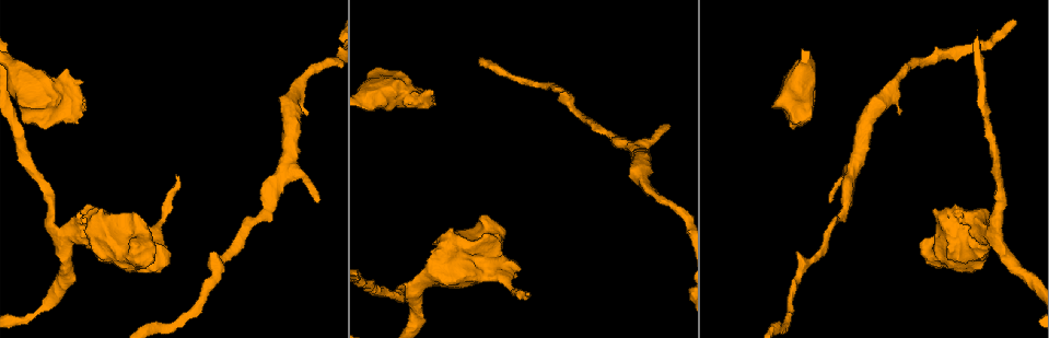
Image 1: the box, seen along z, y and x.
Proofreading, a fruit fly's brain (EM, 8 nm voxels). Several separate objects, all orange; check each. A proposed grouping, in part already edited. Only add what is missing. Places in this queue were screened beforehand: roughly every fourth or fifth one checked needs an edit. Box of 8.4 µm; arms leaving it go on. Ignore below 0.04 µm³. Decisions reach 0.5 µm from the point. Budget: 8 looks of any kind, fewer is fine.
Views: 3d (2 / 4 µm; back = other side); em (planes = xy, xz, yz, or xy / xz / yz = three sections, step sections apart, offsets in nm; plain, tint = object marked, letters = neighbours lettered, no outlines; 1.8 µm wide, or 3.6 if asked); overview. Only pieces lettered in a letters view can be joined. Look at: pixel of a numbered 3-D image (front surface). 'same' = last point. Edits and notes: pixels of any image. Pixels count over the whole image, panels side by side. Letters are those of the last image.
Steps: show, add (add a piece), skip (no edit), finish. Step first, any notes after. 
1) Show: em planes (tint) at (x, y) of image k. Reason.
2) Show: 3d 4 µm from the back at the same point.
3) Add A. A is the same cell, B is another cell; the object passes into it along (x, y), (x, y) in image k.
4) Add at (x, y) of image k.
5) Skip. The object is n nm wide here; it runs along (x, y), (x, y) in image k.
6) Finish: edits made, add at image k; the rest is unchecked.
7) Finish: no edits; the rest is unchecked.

Show: 3d 2 µm from the back at (899, 114) of image 1. Branch stops here.

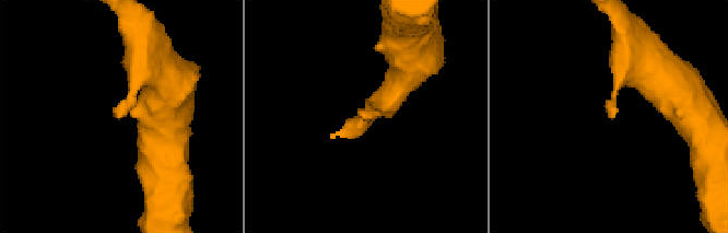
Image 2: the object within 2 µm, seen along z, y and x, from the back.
Show: em planes (tint) at (364, 117) of image 2.

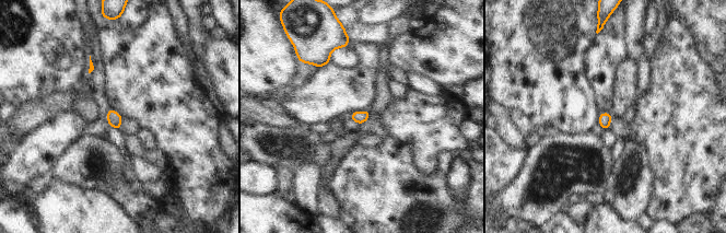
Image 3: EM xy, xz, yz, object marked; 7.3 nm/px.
Show: em planes (letters) at the same point.

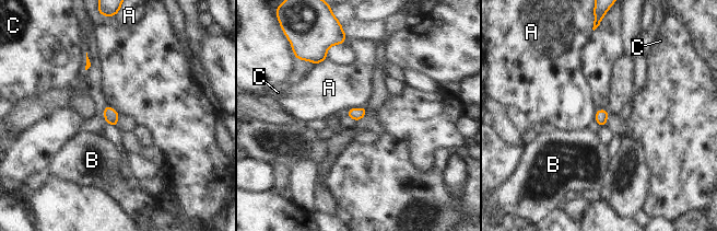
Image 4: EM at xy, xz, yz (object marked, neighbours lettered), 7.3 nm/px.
Skip. A, B and C are other cells; a border runs along (366, 106), (347, 111) in image 4; no lettered piece goes on from it.

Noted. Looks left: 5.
Show: em yz step 4 (letters) at (668, 127) of image 1. Free end.

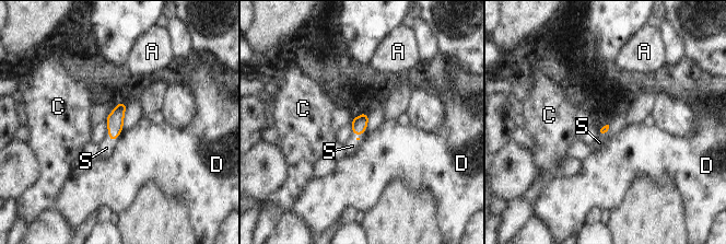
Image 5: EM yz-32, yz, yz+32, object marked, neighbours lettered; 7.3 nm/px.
Add S. The longest contact is with S, 140 nm; S is the same cell, A, C and D are other cells; the object passes into it along (115, 120), (108, 135), (106, 148) in image 5; it goes on there.

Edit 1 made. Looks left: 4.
Show: overview. Redraw.

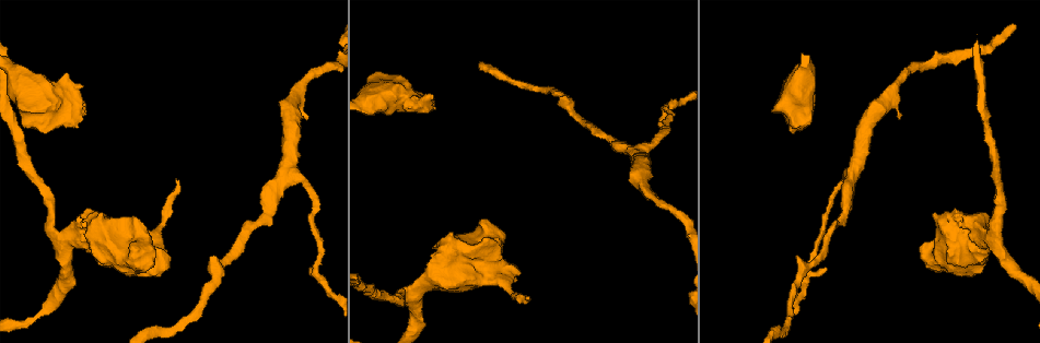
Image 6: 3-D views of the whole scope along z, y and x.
Show: em xy step 16 (tint) at (135, 216) of image 6. Free end.

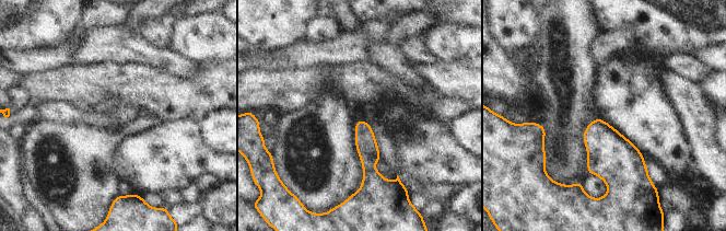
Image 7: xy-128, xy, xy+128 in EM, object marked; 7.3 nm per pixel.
Show: em planes (letters) at the same point. Another direction.

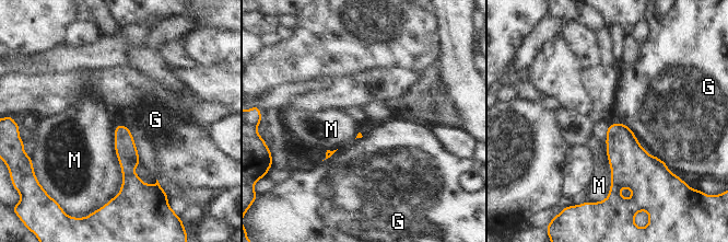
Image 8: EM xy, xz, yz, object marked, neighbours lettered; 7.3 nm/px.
Skip. G and M are other cells; none of them fits.

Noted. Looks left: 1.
Finish: edits made, add at image 5; the rest is unchecked.

